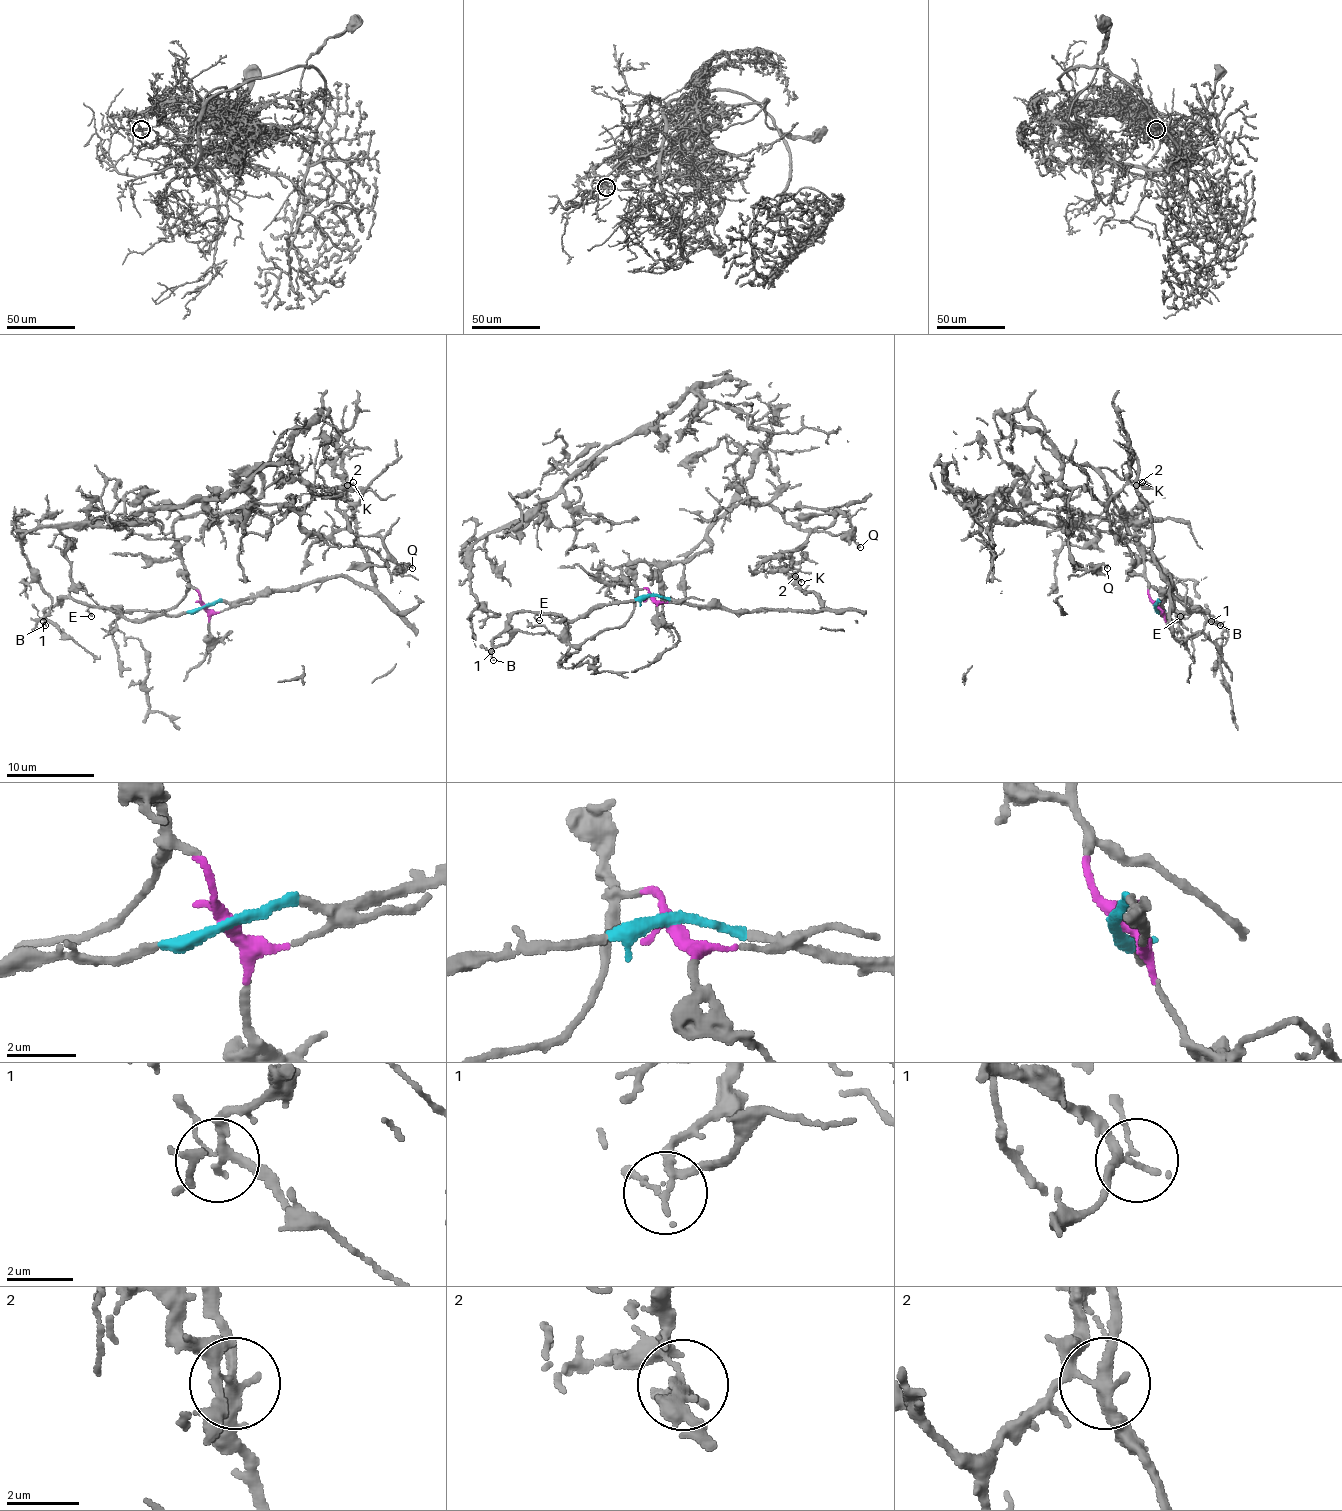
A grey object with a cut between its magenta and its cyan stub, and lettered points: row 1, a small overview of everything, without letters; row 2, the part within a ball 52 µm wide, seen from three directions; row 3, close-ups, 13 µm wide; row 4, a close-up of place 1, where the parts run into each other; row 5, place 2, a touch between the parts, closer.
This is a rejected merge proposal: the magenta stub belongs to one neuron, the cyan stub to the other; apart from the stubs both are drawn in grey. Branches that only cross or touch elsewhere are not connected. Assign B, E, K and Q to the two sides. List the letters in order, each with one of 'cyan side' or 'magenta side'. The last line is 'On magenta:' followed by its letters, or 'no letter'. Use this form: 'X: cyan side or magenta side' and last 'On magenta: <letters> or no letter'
B: cyan side
E: cyan side
K: magenta side
Q: magenta side
On magenta: K, Q

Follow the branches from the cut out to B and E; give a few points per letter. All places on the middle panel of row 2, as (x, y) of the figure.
B: (651, 595), (625, 602), (594, 604), (577, 617), (564, 620), (553, 613), (517, 611), (493, 639), (493, 659)
E: (651, 595), (625, 602), (594, 604), (577, 617), (564, 620), (553, 613), (537, 613), (535, 617), (539, 620)

